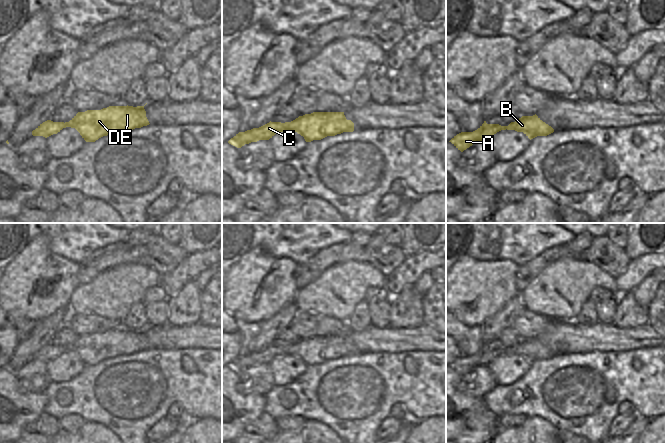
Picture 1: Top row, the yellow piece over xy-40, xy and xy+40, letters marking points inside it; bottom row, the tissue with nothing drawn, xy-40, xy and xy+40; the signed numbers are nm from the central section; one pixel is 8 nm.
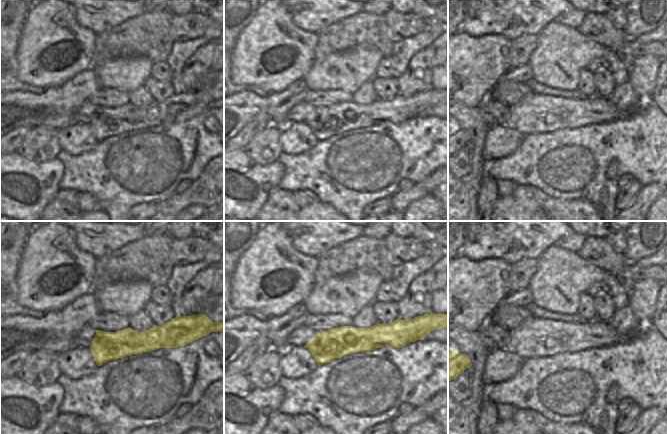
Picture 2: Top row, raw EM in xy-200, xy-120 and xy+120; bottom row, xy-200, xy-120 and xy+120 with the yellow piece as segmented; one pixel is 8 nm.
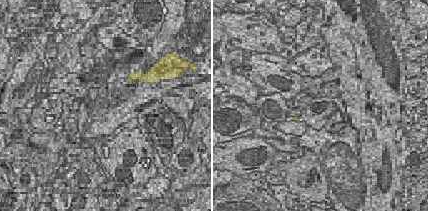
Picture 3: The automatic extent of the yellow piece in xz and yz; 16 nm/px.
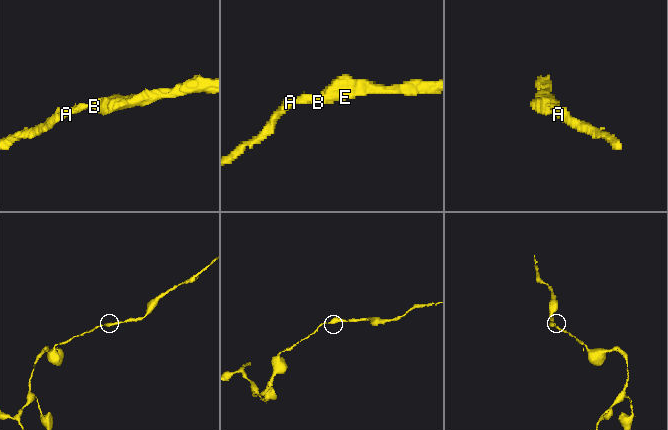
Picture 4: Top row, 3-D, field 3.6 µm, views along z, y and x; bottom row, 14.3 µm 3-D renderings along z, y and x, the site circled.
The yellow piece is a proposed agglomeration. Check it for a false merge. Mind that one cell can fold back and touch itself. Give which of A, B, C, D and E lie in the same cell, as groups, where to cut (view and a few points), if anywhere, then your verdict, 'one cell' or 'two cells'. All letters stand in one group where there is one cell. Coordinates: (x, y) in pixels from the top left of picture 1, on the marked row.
A B C D E | no cut | one cell

